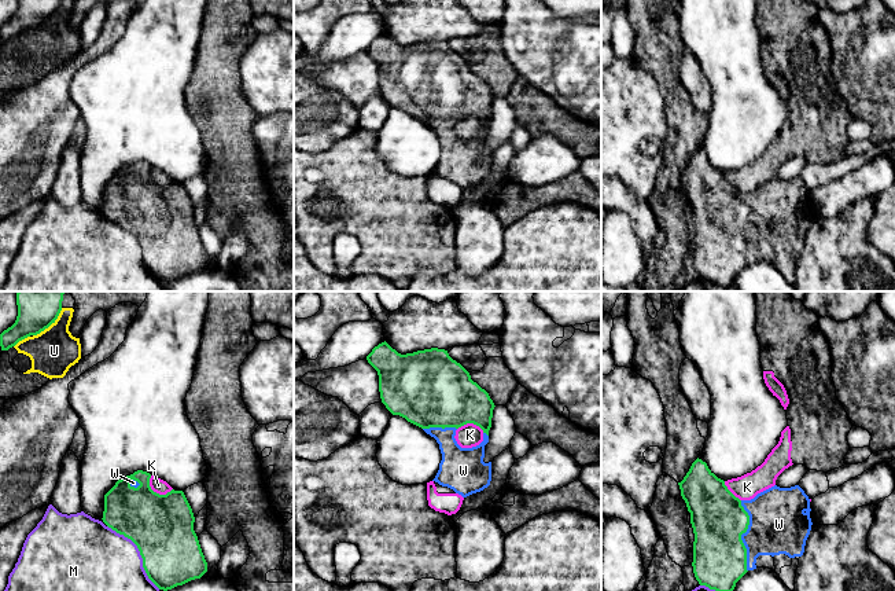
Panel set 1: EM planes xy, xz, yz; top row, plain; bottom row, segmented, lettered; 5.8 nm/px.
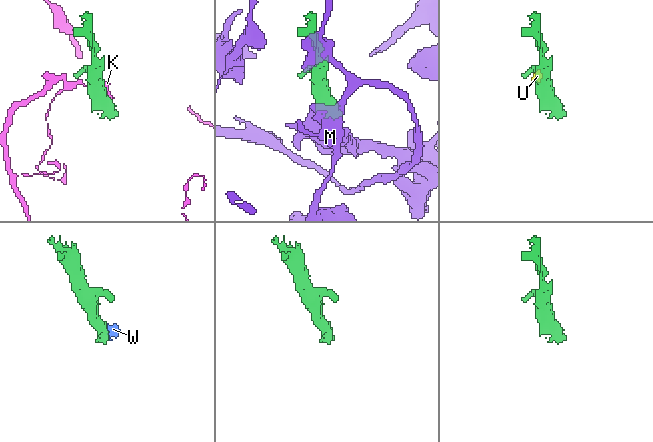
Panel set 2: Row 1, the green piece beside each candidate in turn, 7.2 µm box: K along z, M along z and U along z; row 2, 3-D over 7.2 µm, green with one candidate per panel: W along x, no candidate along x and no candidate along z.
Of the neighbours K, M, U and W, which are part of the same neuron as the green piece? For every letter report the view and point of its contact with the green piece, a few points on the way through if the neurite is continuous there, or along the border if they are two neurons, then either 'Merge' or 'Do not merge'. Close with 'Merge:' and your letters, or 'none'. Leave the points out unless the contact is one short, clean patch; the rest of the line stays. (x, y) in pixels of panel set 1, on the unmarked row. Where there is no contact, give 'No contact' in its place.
K: Touches green at xy (155, 184). Boundary: xy (150, 168), (150, 179), (154, 183), (166, 186), (172, 182). Do not merge
M: Touches green at xy (140, 245). Do not merge
U: Touches green at xy (50, 17). Boundary: xy (62, 0), (59, 7), (47, 19), (33, 28). Do not merge
W: Touches green at yz (740, 228). Merge
Merge: W

